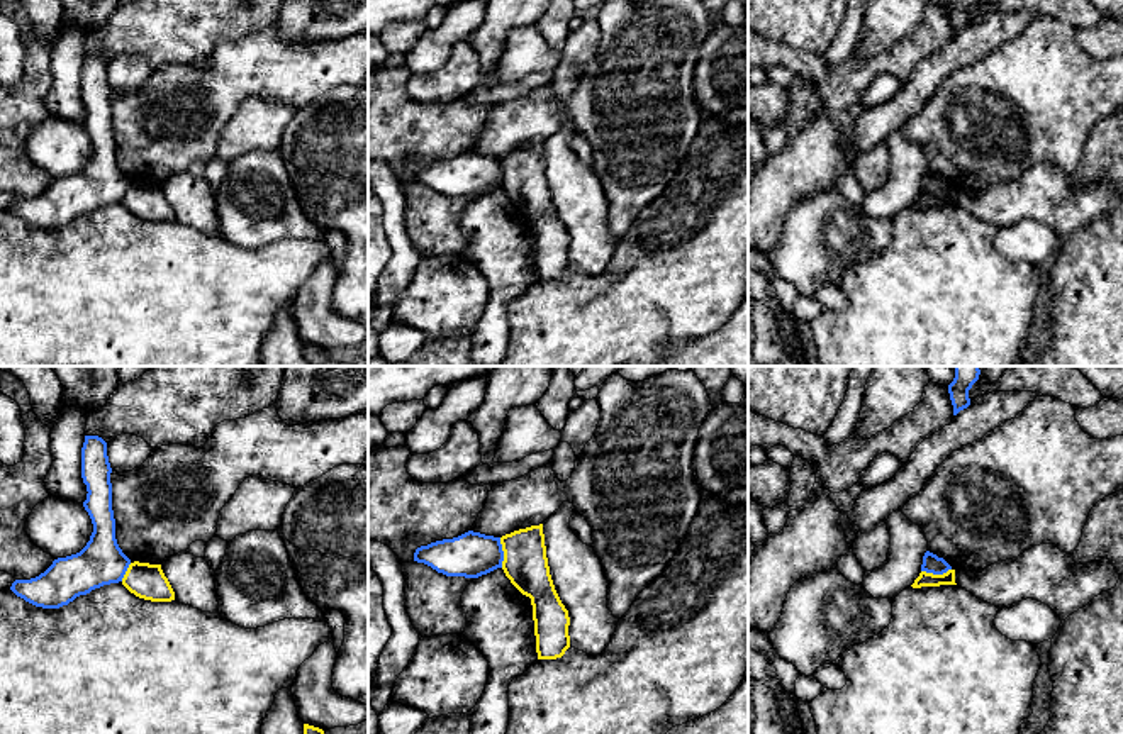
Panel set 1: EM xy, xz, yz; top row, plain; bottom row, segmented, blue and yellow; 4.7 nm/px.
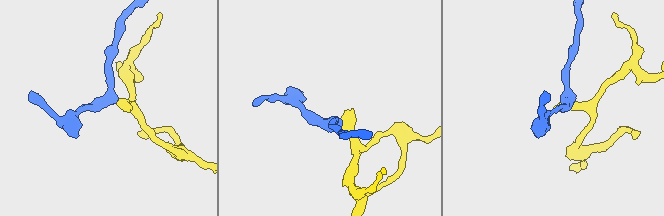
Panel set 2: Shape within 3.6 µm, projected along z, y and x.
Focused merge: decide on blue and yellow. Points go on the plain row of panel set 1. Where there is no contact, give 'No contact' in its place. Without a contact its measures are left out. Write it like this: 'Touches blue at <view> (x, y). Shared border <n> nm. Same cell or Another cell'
Touches blue at xz (502, 173). Shared border 140 nm. Another cell

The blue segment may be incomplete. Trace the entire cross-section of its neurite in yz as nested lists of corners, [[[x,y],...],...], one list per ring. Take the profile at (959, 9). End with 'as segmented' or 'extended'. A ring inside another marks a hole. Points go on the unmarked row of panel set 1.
[[[953,0],[948,5],[950,20],[953,25],[953,36],[970,25],[969,10],[977,0]]]; as segmented

